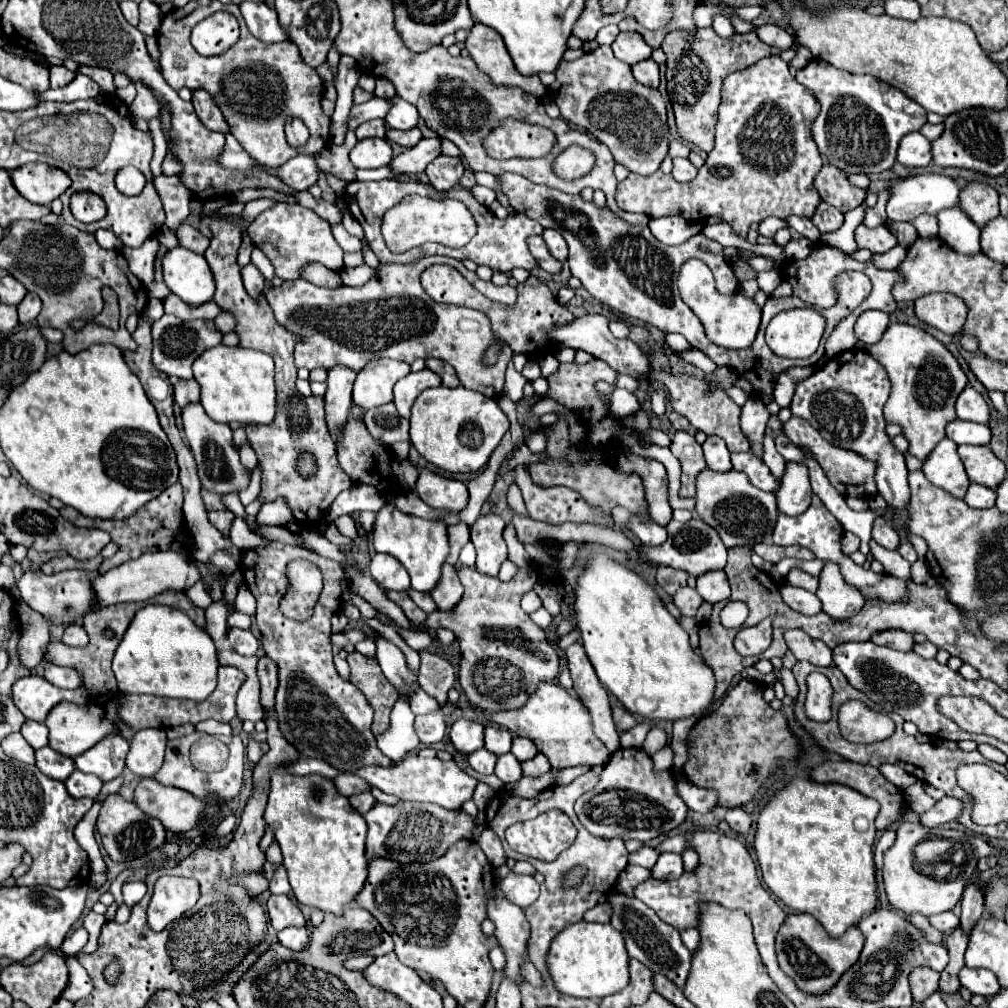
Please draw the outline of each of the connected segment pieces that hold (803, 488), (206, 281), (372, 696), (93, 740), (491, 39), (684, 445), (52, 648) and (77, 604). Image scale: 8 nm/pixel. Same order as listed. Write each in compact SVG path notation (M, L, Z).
M787 462L779 490L775 492L779 512L785 516L797 516L805 512L811 504L811 494L807 468L797 462Z
M177 246L163 254L161 266L165 284L183 302L199 306L213 298L215 282L205 256Z
M351 652L347 662L351 668L351 682L365 694L367 702L375 710L371 732L381 736L389 728L389 714L397 702L397 692L383 676L377 660L369 660L359 652Z
M117 698L105 700L105 702L93 702L91 706L77 706L71 702L57 704L45 718L45 726L49 728L49 746L69 758L75 758L83 752L87 752L91 746L95 746L103 736L117 732L123 734L127 740L131 738L131 732L125 724L119 722L117 714Z
M475 24L469 30L465 48L469 50L475 64L483 68L483 72L487 72L491 80L495 80L495 84L519 86L537 98L541 98L547 92L539 76L523 76L521 72L515 72L515 66L511 64L511 56L507 56L503 38L497 32L491 32L491 28L483 28L483 24Z
M675 432L669 450L675 454L675 458L681 462L681 468L683 468L679 494L683 498L695 498L695 478L701 470L707 468L701 446L697 444L695 436L687 432Z
M119 604L119 606L109 606L99 612L87 614L83 618L83 628L89 634L89 644L85 647L70 647L62 642L50 642L45 654L45 660L59 666L71 666L79 670L85 678L85 688L99 690L101 694L115 694L117 692L117 682L111 672L111 658L131 622L131 618L137 612L137 604Z
M31 570L21 576L17 582L17 588L21 592L21 598L25 604L29 604L33 610L43 614L49 620L55 620L55 624L73 624L79 622L81 616L91 608L91 580L99 572L85 572L85 570L65 570L53 576L43 574L41 570Z

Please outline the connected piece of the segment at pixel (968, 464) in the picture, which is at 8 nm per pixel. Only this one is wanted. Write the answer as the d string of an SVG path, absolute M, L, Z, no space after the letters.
M959 446L957 448L965 472L971 482L995 490L1005 478L1005 464L989 450L989 446Z

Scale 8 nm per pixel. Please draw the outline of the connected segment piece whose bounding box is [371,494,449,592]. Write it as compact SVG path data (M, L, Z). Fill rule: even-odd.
M383 494L385 504L375 516L371 540L375 552L387 552L395 556L409 572L411 586L421 592L429 592L441 574L441 564L445 562L449 554L449 542L447 542L447 526L439 520L423 520L415 516L407 516L405 512L399 512L399 508L393 506L393 498L389 494Z

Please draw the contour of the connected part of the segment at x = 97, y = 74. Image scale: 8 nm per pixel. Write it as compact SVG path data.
M79 66L77 68L79 74L85 74L85 76L91 76L104 92L111 93L115 90L113 82L113 74L109 70L103 70L103 68L93 68L93 66Z

